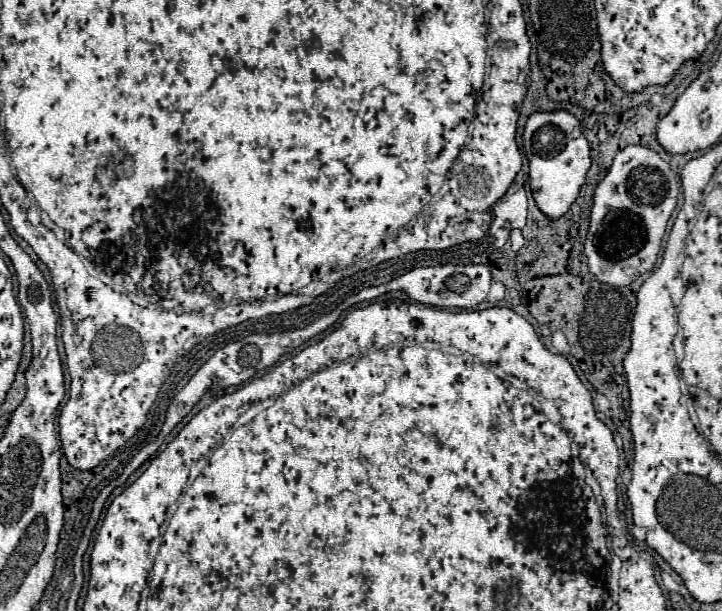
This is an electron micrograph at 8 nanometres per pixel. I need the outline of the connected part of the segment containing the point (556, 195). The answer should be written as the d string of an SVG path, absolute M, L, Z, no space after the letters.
M565 109L535 111L525 123L523 149L529 159L531 193L537 207L551 219L565 215L577 199L591 167L590 145L583 137L581 123Z

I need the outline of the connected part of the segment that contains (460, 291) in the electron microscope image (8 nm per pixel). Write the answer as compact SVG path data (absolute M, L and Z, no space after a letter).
M437 265L413 269L385 285L387 291L405 291L413 301L433 307L475 309L489 295L491 271L487 265Z

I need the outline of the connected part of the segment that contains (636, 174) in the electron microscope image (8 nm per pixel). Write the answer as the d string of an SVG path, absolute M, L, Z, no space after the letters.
M643 145L621 149L593 195L591 223L585 239L591 273L607 285L623 287L633 283L641 273L651 271L661 249L667 221L677 207L677 197L679 181L655 151Z

